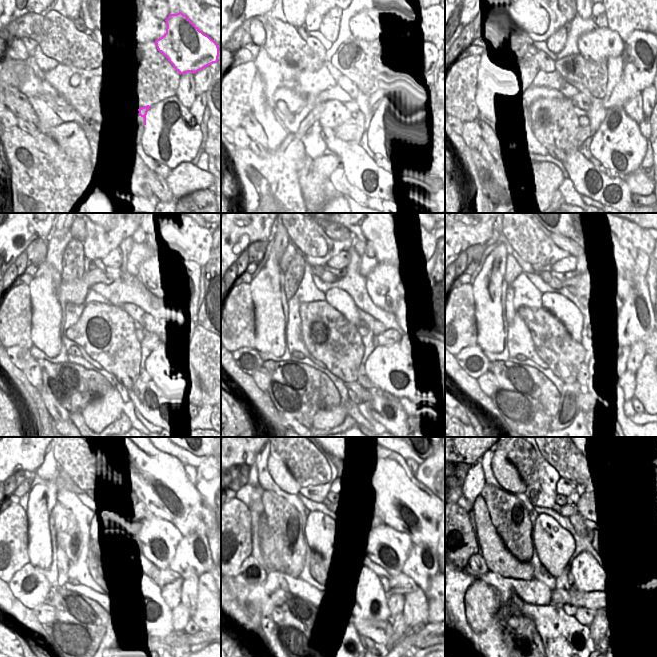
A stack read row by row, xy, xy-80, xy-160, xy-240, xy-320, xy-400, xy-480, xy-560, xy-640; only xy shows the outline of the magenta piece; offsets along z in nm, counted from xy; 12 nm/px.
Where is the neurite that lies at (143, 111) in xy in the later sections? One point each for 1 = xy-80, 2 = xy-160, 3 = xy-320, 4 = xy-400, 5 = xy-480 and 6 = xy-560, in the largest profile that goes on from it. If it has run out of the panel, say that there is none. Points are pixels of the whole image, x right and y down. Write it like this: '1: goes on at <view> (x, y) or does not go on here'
1: goes on at xy-80 (375, 103)
2: goes on at xy-160 (628, 74)
3: goes on at xy-320 (399, 314)
4: goes on at xy-400 (641, 317)
5: goes on at xy-480 (193, 557)
6: goes on at xy-560 (422, 563)

